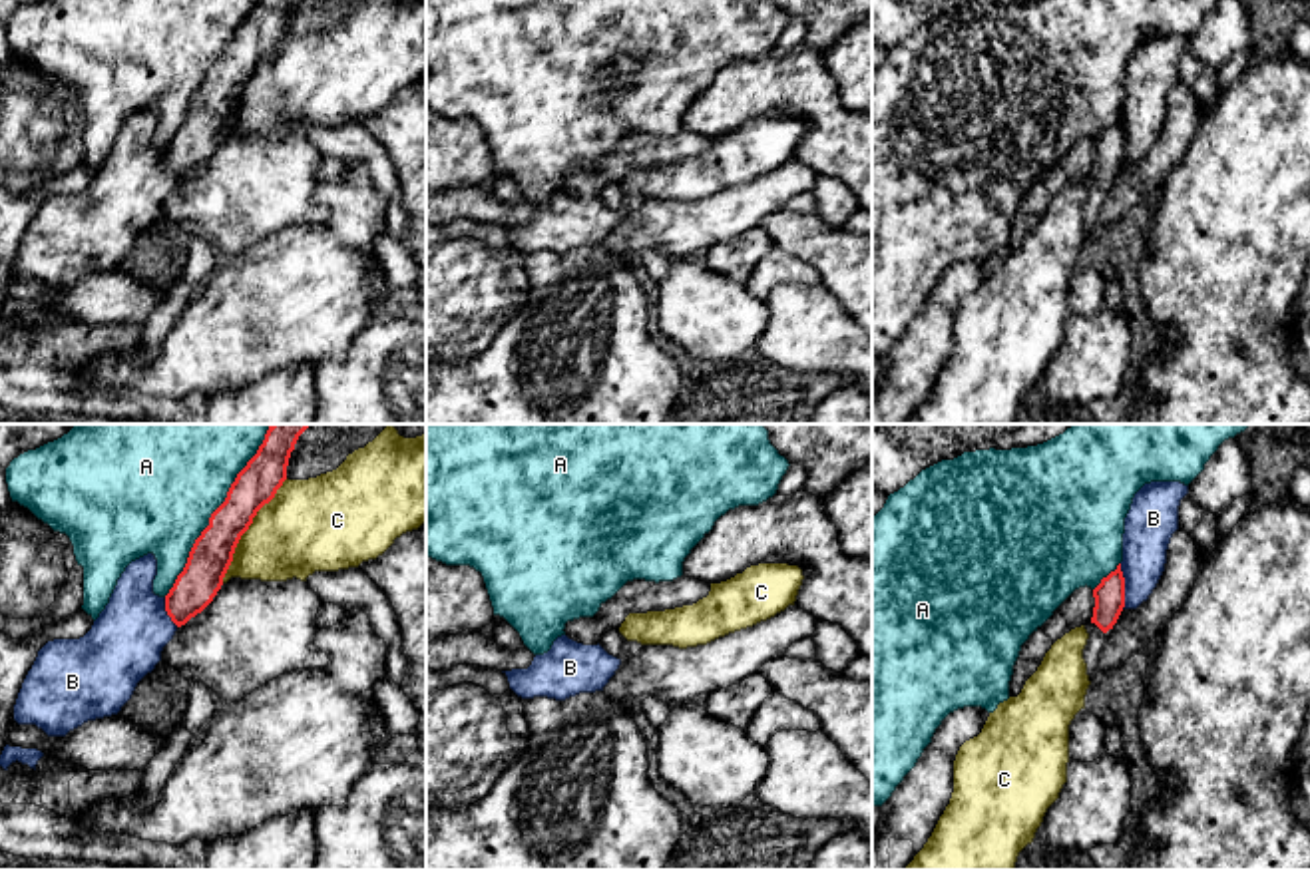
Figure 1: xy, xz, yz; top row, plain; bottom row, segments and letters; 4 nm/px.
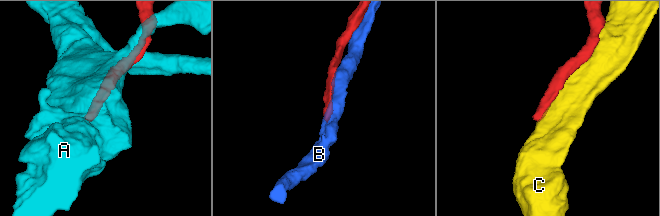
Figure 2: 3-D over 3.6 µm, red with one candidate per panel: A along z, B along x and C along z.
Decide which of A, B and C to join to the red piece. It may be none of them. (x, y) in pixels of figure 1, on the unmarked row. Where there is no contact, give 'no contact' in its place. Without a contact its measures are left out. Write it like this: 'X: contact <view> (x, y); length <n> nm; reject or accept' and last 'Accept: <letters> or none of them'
A: contact xy (210, 76); length 700 nm; reject
B: contact yz (1123, 140); length 180 nm; reject
C: contact xy (247, 82); length 500 nm; reject
Accept: none of them

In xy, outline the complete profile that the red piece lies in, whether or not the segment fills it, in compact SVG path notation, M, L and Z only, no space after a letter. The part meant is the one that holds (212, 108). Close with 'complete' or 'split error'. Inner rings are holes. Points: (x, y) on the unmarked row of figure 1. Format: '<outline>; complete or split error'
M259 0L237 28L225 56L211 68L209 80L195 94L183 125L165 149L165 165L177 181L201 167L221 143L241 90L287 34L293 4L295 0Z; complete

